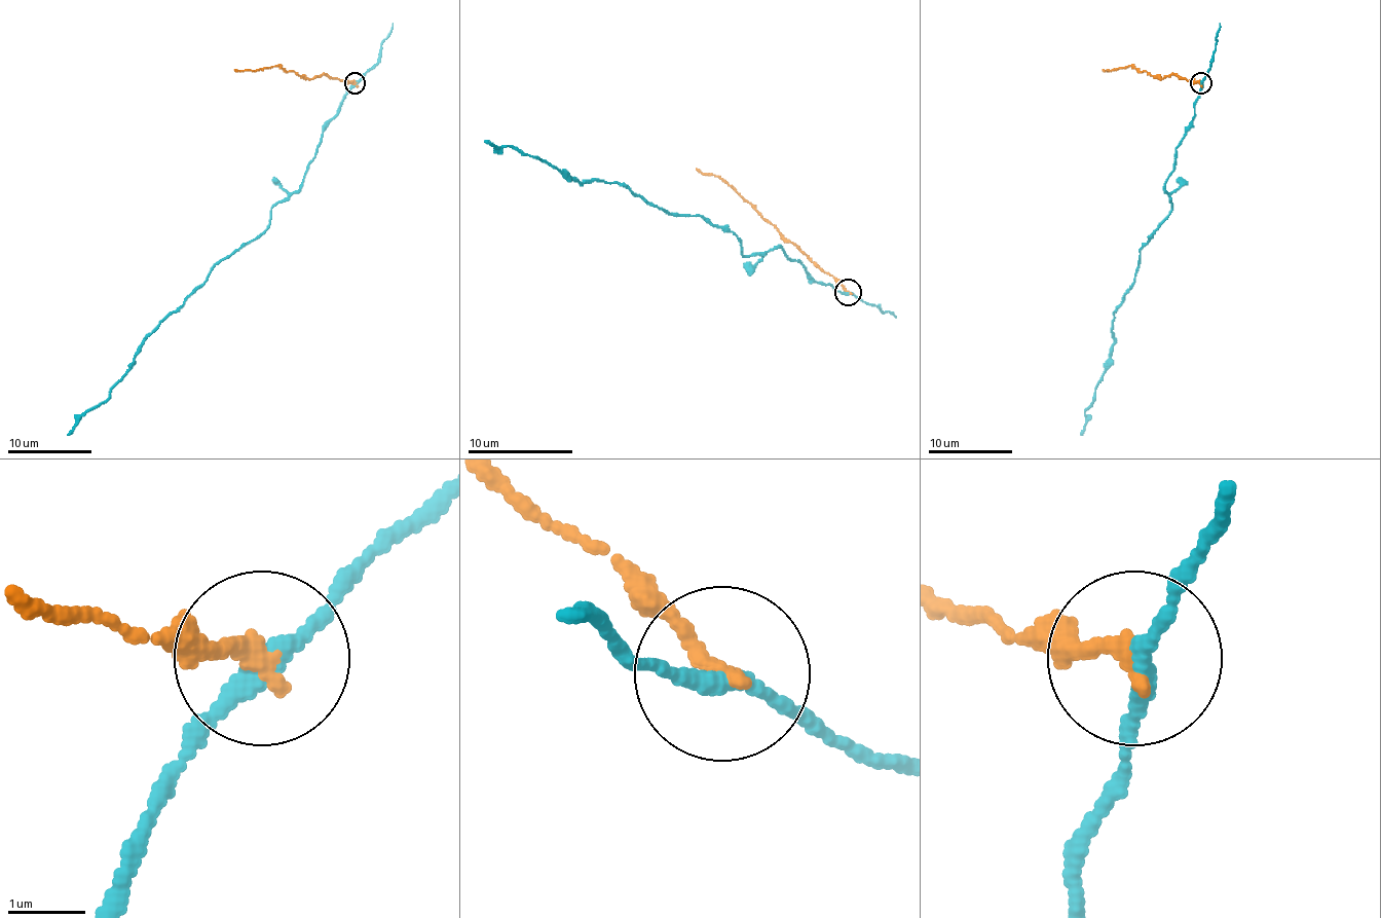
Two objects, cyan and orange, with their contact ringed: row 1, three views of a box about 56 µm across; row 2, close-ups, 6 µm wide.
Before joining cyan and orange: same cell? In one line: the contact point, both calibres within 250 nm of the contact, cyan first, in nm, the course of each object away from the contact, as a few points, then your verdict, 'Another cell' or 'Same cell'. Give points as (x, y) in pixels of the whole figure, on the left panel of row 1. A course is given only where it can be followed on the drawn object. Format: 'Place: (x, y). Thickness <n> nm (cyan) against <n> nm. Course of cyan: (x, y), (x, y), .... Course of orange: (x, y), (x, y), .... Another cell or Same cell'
Place: (355, 83). Thickness 240 nm (cyan) against 240 nm. Course of cyan: (356, 83), (301, 186), (271, 209), (269, 225), (217, 263), (144, 340), (106, 399), (67, 435). Course of orange: (356, 83), (326, 75), (305, 79), (295, 71), (277, 67), (249, 71), (234, 69). Another cell

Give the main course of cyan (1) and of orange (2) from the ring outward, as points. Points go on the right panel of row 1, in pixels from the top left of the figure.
1: (1201, 83), (1165, 186), (1171, 209), (1141, 249), (1134, 282), (1113, 314), (1109, 366), (1080, 435)
2: (1201, 83), (1176, 75), (1157, 79), (1147, 71), (1132, 67), (1103, 69)

